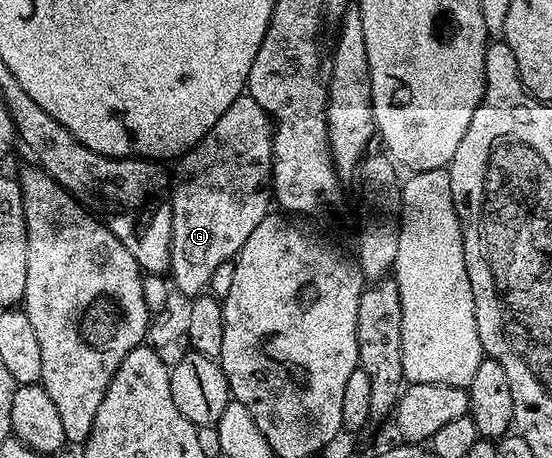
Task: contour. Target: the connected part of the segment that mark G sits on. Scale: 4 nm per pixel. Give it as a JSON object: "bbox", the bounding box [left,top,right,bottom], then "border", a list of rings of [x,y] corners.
{"bbox":[170,95,272,299],"border":[[[241,95],[226,107],[222,119],[210,127],[206,136],[179,158],[180,166],[176,177],[171,178],[171,200],[173,211],[172,267],[170,281],[175,292],[185,293],[188,299],[195,299],[205,292],[212,276],[239,253],[242,243],[250,239],[254,227],[267,217],[272,196],[272,124],[271,117],[254,99]]]}

